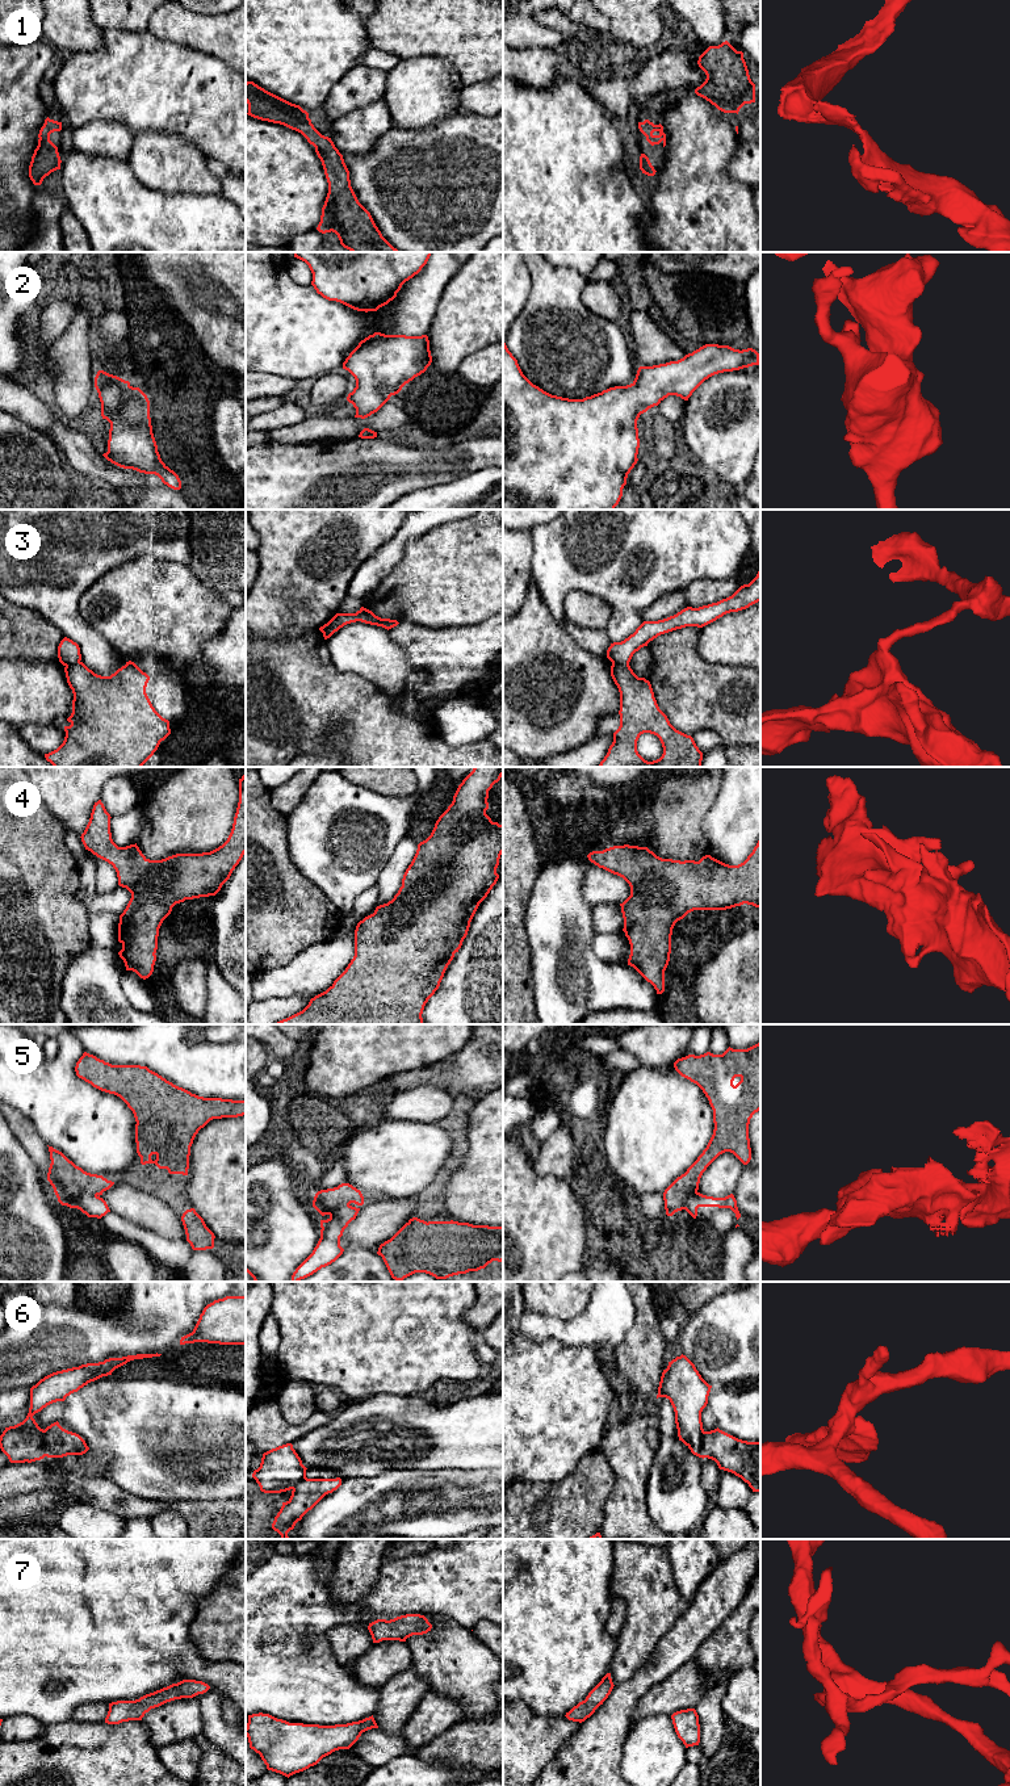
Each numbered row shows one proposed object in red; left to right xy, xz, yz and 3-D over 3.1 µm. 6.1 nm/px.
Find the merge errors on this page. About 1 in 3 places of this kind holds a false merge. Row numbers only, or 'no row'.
3, 5, 6

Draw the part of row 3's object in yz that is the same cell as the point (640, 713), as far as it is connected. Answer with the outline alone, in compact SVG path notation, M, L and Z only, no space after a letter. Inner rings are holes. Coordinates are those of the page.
M612 663L611 676L620 692L620 726L613 733L613 742L607 755L598 767L703 767L703 752L693 738L676 730L667 716L659 709L651 684L645 678L638 678L629 664ZM650 733L659 738L663 754L659 759L648 762L637 751L641 734Z

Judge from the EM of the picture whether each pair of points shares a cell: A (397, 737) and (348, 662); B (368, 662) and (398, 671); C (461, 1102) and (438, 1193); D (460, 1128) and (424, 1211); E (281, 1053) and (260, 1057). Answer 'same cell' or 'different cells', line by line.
A: different cells
B: same cell
C: same cell
D: same cell
E: different cells

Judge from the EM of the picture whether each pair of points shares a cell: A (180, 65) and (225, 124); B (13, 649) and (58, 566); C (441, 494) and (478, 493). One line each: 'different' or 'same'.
A: same
B: different
C: same

